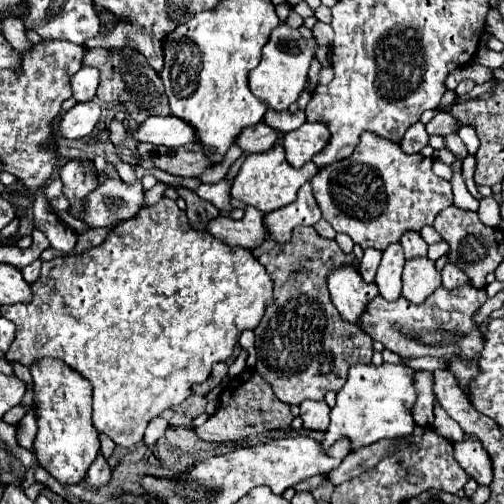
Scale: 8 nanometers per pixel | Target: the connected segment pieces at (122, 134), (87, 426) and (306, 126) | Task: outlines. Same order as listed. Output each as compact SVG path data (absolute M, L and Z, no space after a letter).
M111 121L111 125L109 125L109 131L111 131L111 141L115 143L115 145L121 145L125 139L127 139L127 129L123 127L123 123L119 123L119 121Z
M43 357L35 361L31 365L31 375L35 383L33 391L35 391L37 425L39 425L33 443L37 461L61 485L79 483L87 475L89 465L95 461L99 451L97 429L91 423L93 387L81 373L73 373L69 365L53 357Z
M303 123L299 129L285 133L283 147L287 153L287 161L293 167L303 167L317 153L321 153L331 139L331 131L325 123Z

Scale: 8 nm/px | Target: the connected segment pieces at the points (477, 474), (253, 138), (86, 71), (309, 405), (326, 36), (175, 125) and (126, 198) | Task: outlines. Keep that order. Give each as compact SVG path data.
M467 437L463 443L455 443L457 463L479 483L489 485L493 481L493 467L489 453L481 445L481 441Z
M257 123L251 127L245 127L239 137L237 137L237 145L247 151L247 153L259 153L259 151L267 151L275 145L277 141L277 133L275 129L271 129L265 123Z
M83 67L71 77L73 97L77 101L91 101L97 93L97 85L99 85L99 71L95 67Z
M303 401L301 403L301 419L305 429L325 431L329 427L331 407L325 401Z
M317 21L312 28L312 37L318 46L330 46L334 39L334 31L330 24Z
M175 115L149 117L149 121L141 123L133 131L133 137L139 141L153 143L153 145L181 147L181 145L197 141L197 129L191 123L187 123Z
M105 179L93 197L85 201L85 217L79 217L91 227L107 227L115 221L133 219L143 205L141 181L133 185L121 179Z

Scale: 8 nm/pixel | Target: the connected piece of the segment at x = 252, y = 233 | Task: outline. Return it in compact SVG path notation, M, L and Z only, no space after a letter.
M247 207L241 221L233 221L231 217L215 217L207 223L207 231L227 245L241 245L253 249L263 241L265 235L263 213Z

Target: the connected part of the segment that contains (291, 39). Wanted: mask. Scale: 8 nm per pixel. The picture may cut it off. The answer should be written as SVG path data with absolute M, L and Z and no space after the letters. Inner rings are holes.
M279 25L273 33L269 43L263 47L261 63L249 71L249 89L251 93L267 103L273 111L287 111L291 103L297 101L299 93L305 87L307 71L311 65L311 43L299 35L297 29L291 29L287 25Z

